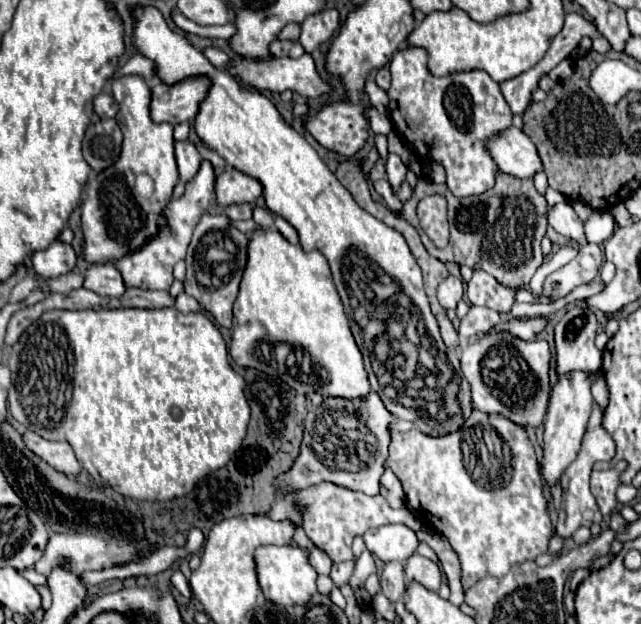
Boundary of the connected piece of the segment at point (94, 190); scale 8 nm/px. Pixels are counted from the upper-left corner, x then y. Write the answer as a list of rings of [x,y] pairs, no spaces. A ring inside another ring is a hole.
[[[123,76],[111,82],[111,92],[115,100],[119,102],[119,112],[117,112],[117,124],[123,132],[123,146],[119,160],[115,168],[105,168],[97,172],[93,180],[87,182],[85,190],[85,200],[81,202],[81,228],[83,228],[83,256],[89,264],[105,264],[105,262],[115,262],[131,252],[137,252],[143,248],[143,244],[151,242],[163,226],[167,226],[167,218],[163,216],[163,210],[167,204],[173,200],[173,188],[179,182],[179,172],[177,172],[177,162],[175,162],[175,152],[173,152],[173,126],[157,126],[149,118],[149,100],[151,92],[145,84],[143,78],[139,76]]]

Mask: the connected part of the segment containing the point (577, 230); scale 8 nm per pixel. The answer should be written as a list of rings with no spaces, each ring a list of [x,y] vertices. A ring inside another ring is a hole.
[[[559,202],[555,206],[549,208],[547,212],[549,218],[549,226],[553,226],[559,234],[585,244],[585,234],[583,234],[583,222],[579,220],[579,216],[573,212],[573,208],[567,202]]]

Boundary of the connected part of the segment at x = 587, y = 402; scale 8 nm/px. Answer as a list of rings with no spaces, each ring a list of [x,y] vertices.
[[[571,372],[563,378],[557,380],[553,386],[551,398],[549,398],[549,412],[545,418],[545,436],[543,436],[543,460],[541,460],[541,480],[547,488],[559,486],[559,480],[563,472],[567,470],[567,464],[575,460],[579,448],[581,448],[581,438],[585,434],[591,408],[593,408],[593,396],[591,396],[591,384],[595,378],[599,378],[601,372],[597,374],[587,374],[587,372]]]

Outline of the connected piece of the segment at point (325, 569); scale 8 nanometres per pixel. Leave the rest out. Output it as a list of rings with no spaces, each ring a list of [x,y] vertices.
[[[313,548],[313,550],[309,552],[309,562],[315,566],[315,570],[317,570],[319,574],[329,574],[329,570],[331,570],[331,566],[333,566],[331,558],[329,558],[323,550],[319,550],[319,548]]]

